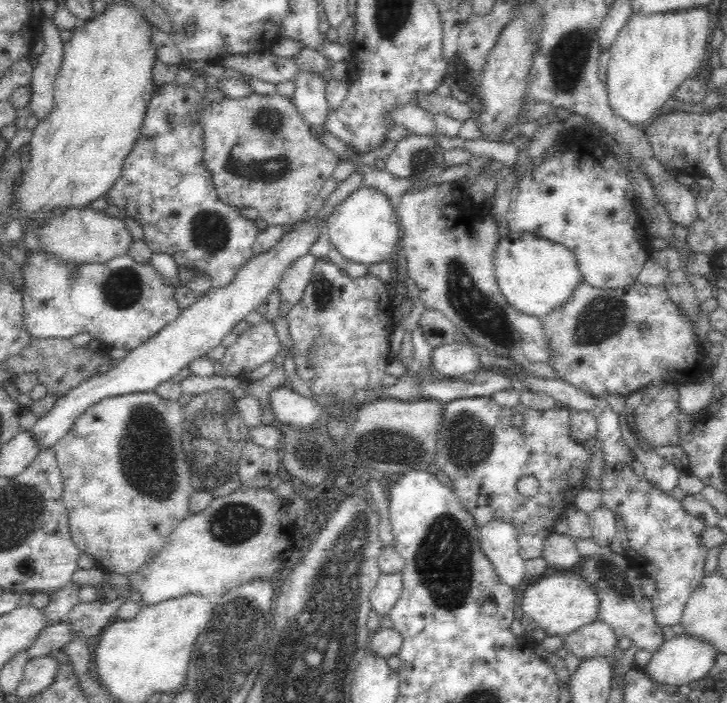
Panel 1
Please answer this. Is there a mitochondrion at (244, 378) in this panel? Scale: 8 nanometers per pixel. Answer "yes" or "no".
no

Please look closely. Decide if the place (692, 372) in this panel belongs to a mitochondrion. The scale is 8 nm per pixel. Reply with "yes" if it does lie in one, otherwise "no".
no

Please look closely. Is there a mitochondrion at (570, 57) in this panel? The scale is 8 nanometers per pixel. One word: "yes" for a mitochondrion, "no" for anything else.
yes

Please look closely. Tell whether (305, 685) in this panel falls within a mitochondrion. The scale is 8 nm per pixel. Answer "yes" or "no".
yes

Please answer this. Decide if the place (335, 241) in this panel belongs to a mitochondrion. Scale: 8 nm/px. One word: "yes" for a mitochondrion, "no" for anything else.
no

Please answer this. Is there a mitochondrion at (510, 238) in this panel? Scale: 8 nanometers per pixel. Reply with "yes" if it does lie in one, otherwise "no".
no

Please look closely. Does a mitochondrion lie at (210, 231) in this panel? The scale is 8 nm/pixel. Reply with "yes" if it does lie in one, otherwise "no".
yes

